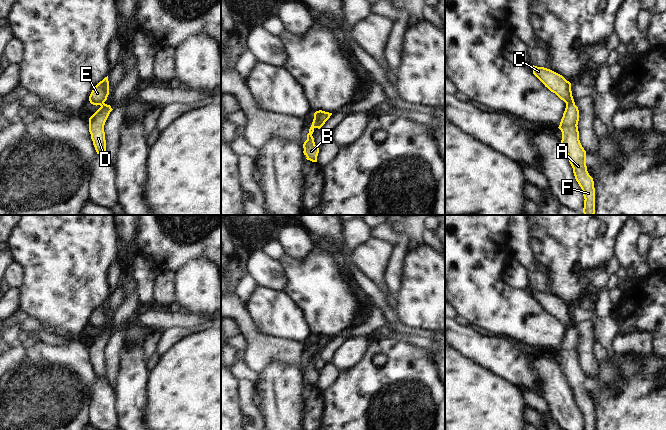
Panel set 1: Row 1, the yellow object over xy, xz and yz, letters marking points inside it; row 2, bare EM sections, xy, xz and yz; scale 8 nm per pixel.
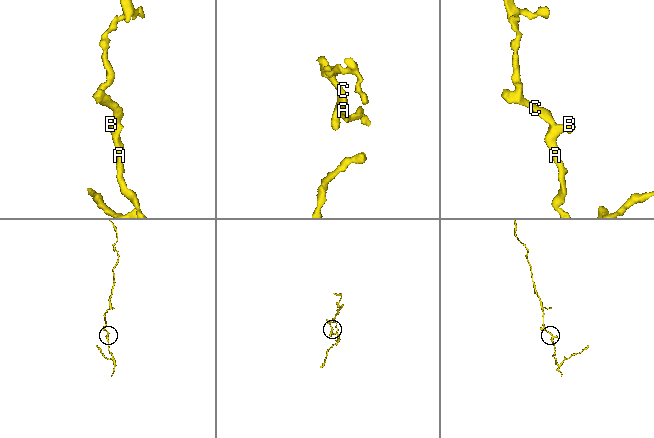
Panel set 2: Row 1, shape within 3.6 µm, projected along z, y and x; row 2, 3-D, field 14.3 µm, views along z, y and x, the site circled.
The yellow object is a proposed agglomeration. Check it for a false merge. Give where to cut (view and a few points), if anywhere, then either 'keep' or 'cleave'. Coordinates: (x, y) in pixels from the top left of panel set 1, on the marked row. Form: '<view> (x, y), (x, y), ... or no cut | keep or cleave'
no cut | keep

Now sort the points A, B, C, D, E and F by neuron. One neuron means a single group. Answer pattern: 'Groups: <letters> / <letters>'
Groups: A B C D E F

